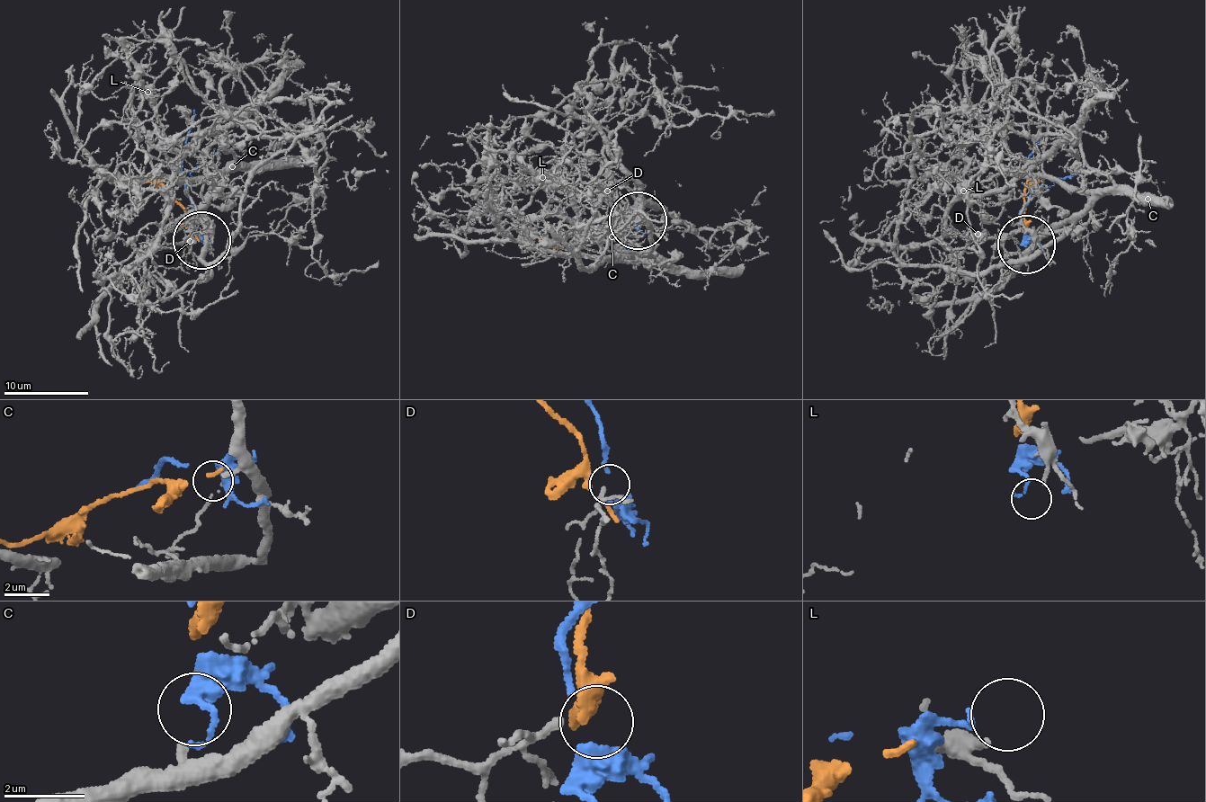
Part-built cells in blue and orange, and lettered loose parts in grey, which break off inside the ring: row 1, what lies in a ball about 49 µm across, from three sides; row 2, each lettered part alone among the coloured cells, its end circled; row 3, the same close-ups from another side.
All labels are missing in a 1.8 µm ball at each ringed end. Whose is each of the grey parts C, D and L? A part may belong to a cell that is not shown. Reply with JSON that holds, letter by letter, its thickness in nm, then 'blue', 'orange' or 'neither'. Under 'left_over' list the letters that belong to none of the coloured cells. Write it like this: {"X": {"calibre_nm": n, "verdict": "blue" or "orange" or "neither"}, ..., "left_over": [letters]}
{"C": {"calibre_nm": 220, "verdict": "neither"}, "D": {"calibre_nm": 140, "verdict": "neither"}, "L": {"calibre_nm": 180, "verdict": "neither"}, "left_over": ["C", "D", "L"]}

